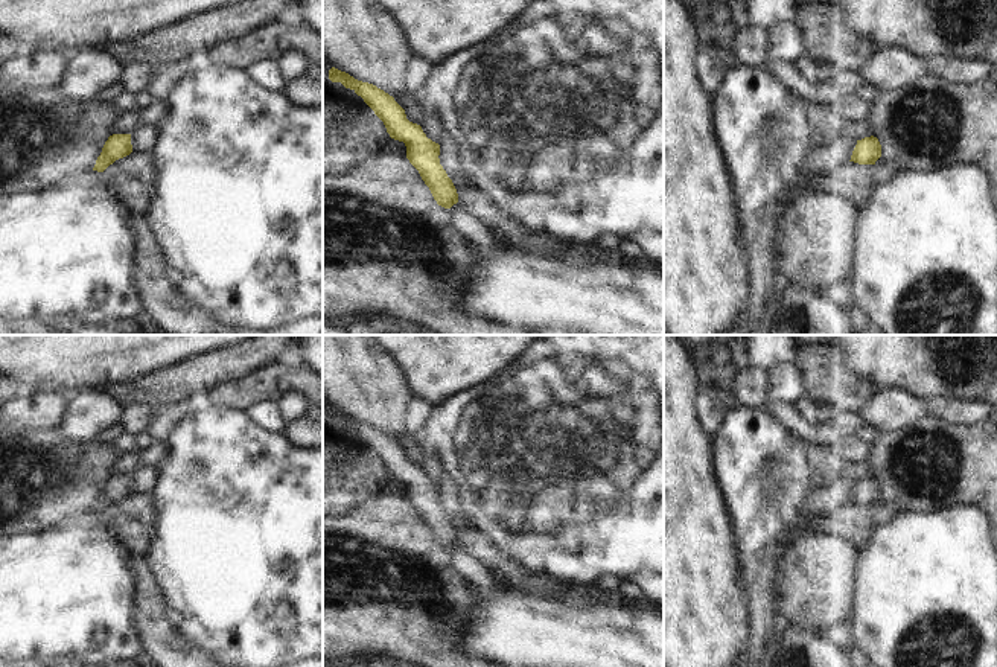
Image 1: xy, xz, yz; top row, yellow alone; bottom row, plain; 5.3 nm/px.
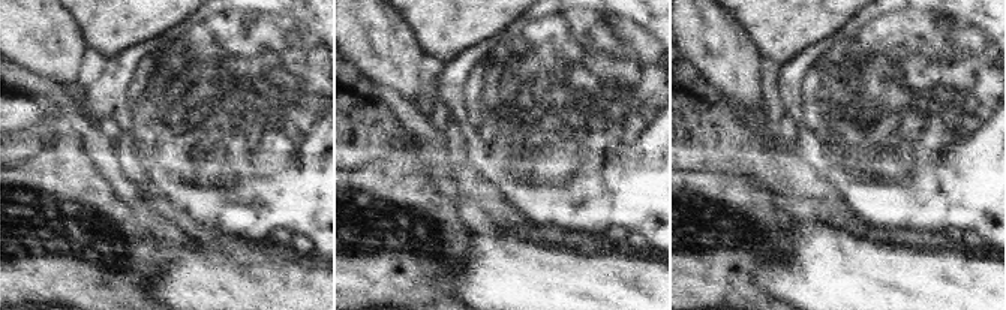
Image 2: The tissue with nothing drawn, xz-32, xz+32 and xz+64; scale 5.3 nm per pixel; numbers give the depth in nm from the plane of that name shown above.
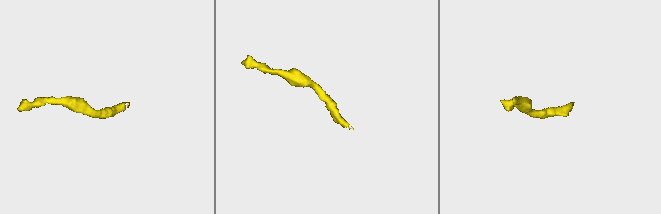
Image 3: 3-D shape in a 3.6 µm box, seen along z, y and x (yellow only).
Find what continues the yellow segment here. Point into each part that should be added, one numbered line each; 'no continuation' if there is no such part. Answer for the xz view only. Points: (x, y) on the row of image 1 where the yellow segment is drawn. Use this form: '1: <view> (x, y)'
1: xz (472, 229)

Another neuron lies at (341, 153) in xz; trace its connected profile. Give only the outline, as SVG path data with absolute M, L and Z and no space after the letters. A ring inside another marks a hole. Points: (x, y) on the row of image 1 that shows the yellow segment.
M373 110L356 116L347 132L323 136L323 175L341 175L373 160L391 140Z

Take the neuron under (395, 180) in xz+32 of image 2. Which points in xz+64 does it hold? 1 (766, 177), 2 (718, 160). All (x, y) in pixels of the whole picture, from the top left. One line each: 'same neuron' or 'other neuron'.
1: other neuron
2: other neuron

